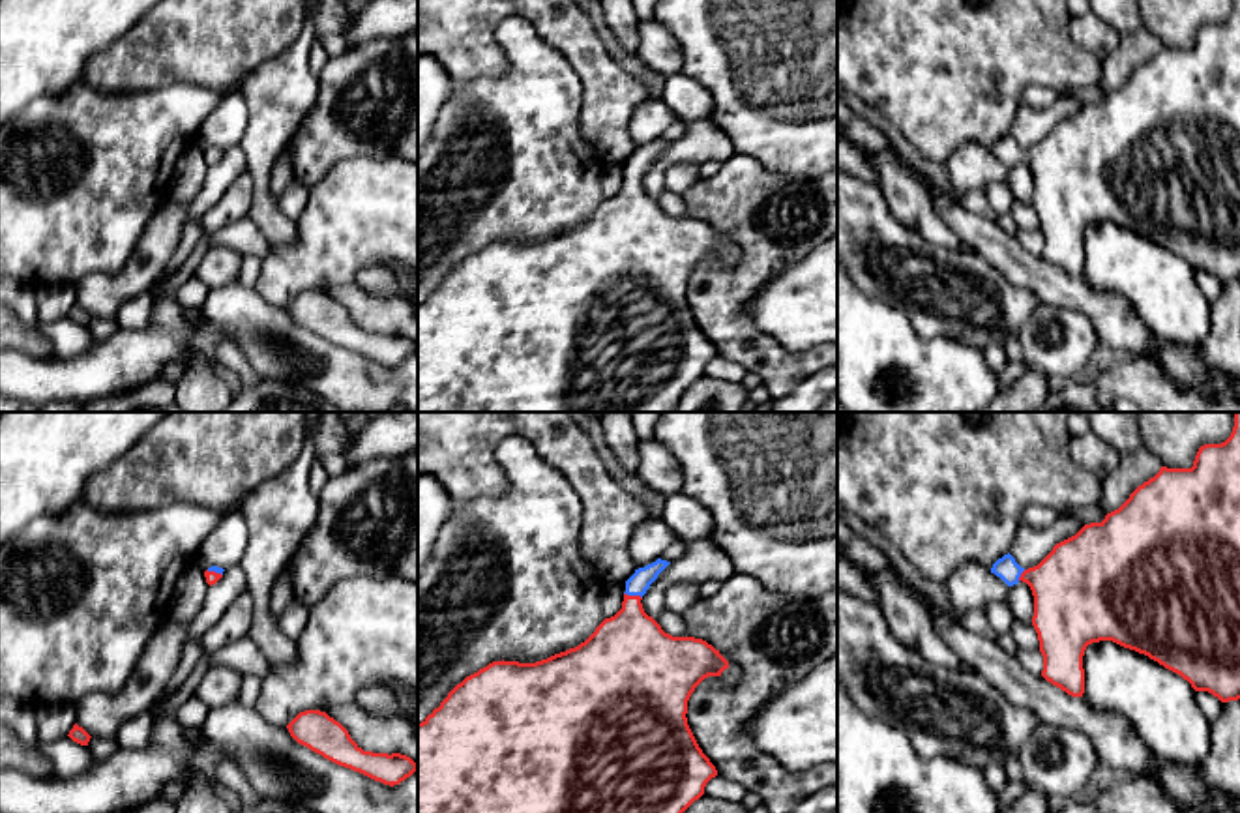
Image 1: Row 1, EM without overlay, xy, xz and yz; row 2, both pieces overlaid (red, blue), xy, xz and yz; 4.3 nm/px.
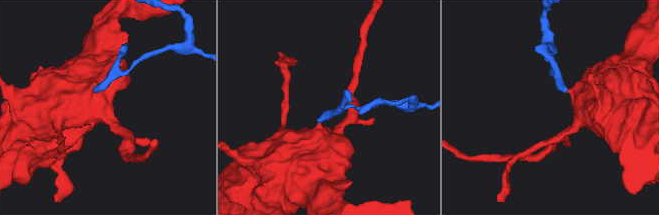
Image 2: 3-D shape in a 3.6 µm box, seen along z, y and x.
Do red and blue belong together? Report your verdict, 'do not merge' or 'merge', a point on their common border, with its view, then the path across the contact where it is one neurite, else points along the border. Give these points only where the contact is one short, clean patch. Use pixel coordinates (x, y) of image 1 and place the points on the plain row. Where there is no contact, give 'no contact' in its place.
merge; meets red in xz at (634, 177); runs through xz (628, 235), (634, 177), (637, 165)

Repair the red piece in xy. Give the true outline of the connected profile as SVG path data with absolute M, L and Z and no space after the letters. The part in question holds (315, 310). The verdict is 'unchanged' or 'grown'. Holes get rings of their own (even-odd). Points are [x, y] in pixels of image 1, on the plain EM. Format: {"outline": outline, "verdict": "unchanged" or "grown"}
{"outline": "M320 290L300 292L287 309L298 324L324 339L390 367L418 352L418 345L406 335L363 332L339 302Z", "verdict": "unchanged"}

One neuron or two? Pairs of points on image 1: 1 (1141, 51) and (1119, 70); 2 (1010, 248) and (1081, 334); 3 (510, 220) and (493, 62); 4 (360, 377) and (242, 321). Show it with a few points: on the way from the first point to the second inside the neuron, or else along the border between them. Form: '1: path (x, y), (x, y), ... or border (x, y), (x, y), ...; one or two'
1: path (1136, 53), (1124, 64); one
2: border (1040, 300), (1081, 310), (1096, 332); two
3: border (495, 30), (506, 70), (493, 77), (454, 81); two
4: path (330, 360), (289, 332), (272, 328); one

